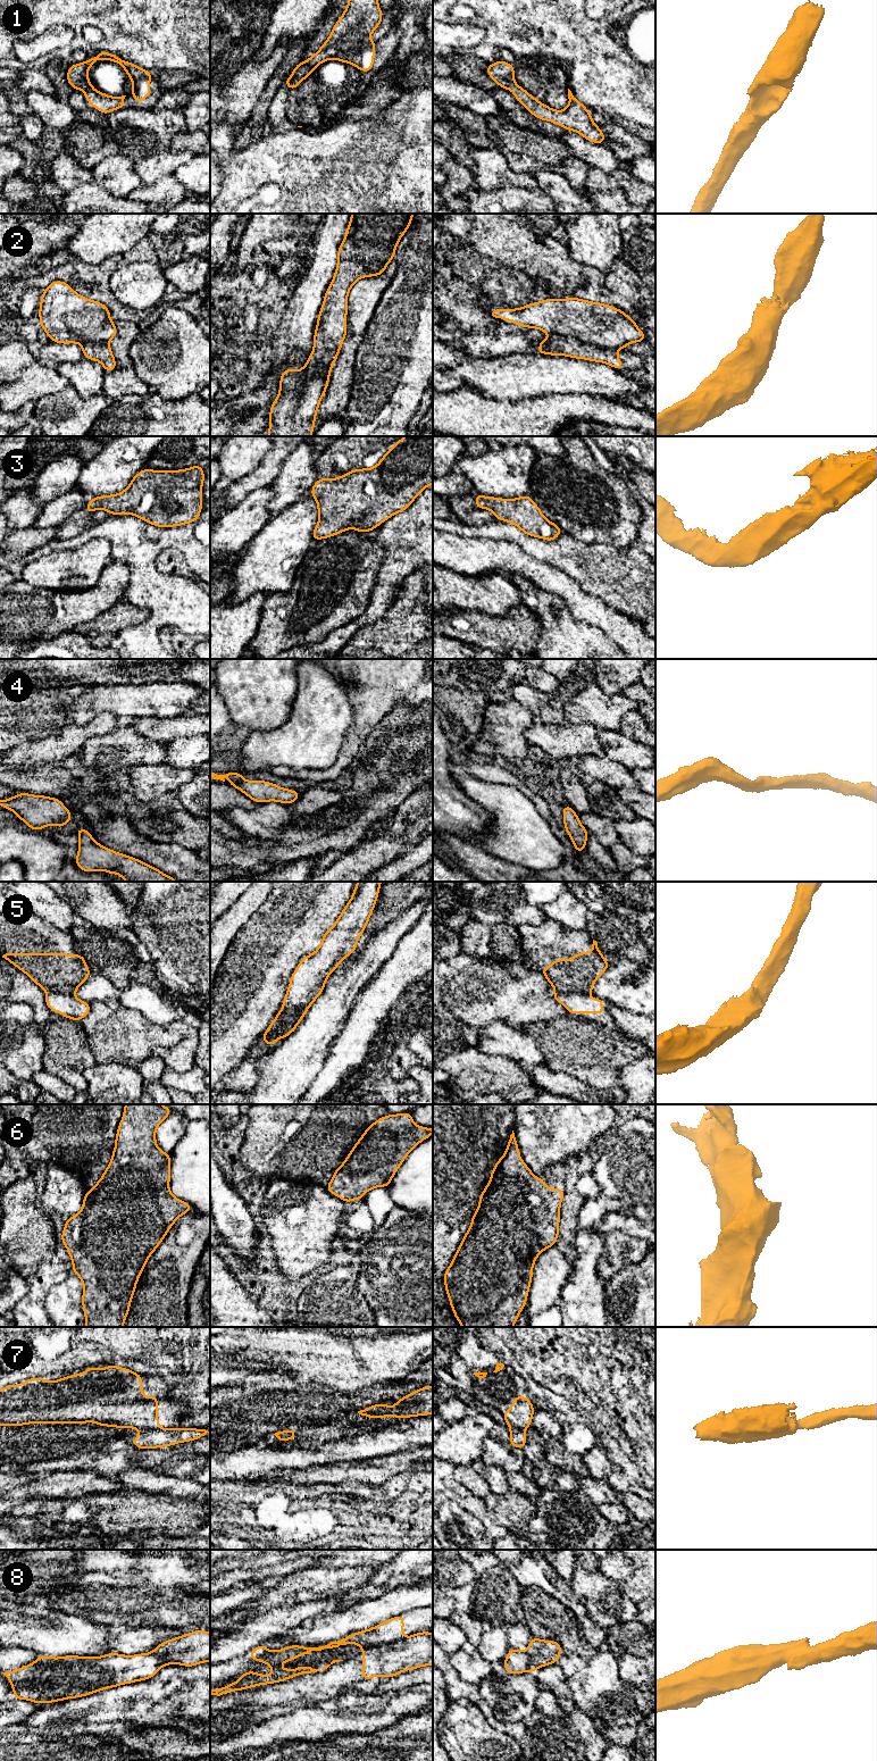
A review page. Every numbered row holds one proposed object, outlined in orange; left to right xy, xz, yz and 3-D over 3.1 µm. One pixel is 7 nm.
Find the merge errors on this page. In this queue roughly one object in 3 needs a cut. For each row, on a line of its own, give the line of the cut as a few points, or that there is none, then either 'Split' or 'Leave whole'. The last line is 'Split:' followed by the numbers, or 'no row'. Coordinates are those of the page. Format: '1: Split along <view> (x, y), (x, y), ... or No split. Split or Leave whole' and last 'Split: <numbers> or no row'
1: No split. Leave whole
2: Split along yz (550, 332), (616, 350). Split
3: No split. Leave whole
4: No split. Leave whole
5: Split along xz (307, 1007), (286, 1027), (286, 1032), (281, 1037). Split
6: No split. Leave whole
7: Split along xy (159, 1427), (143, 1430). Split
8: Split along xz (403, 1638), (383, 1642), (362, 1651). Split
Split: 2, 5, 7, 8

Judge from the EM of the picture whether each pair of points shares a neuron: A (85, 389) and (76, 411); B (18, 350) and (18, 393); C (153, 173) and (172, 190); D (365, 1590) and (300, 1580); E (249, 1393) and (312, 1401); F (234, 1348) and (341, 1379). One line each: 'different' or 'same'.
A: different
B: same
C: different
D: different
E: same
F: same

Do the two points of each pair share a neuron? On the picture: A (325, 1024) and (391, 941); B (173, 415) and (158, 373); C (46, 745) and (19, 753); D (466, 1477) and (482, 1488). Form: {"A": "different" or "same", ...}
{"A": "same", "B": "different", "C": "same", "D": "same"}

